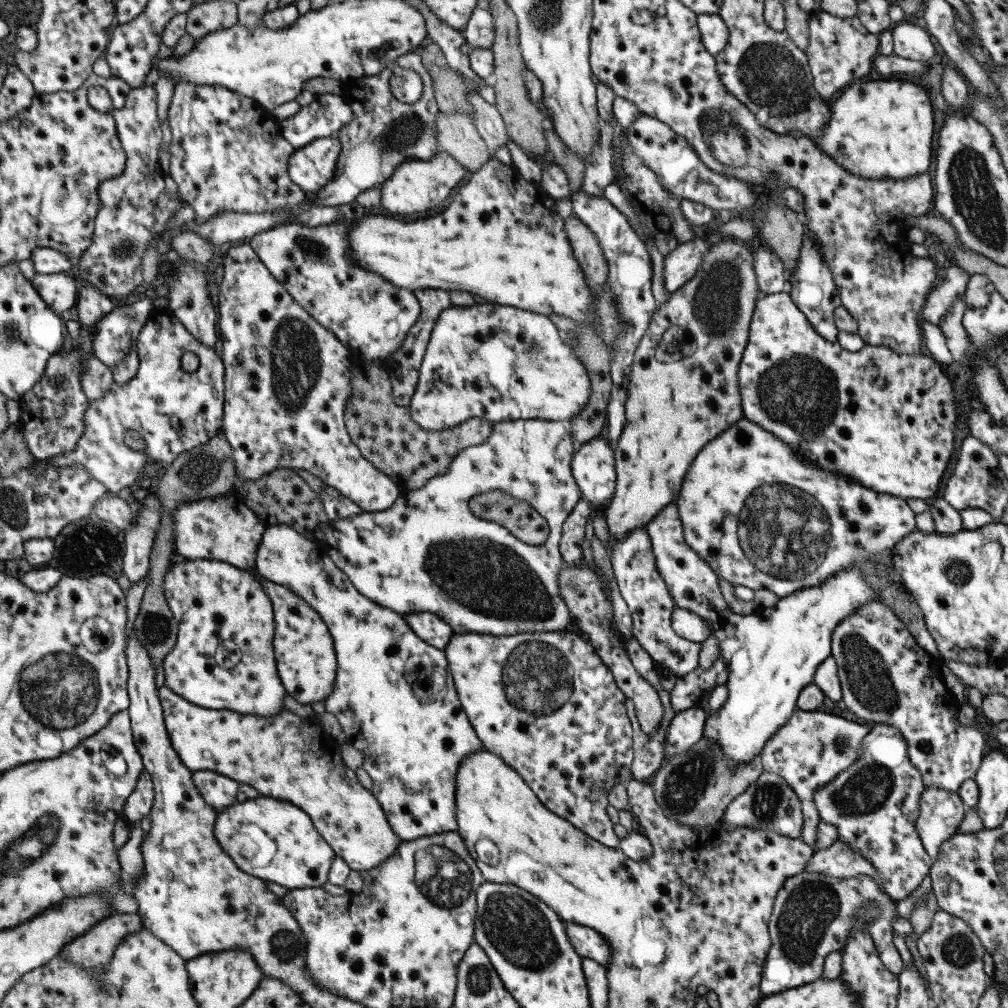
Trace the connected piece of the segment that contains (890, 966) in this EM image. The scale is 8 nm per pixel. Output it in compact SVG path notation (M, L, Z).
M803 871L787 878L776 892L767 924L771 946L763 961L760 995L781 992L818 980L825 956L829 952L841 950L845 945L845 937L852 928L854 911L868 904L876 904L878 915L871 924L863 927L871 937L883 967L899 975L904 966L891 942L891 918L896 912L896 904L888 894L867 876L841 879Z

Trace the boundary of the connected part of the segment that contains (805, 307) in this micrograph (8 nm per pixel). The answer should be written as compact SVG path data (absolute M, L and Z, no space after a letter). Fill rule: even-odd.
M804 230L797 266L793 268L786 291L792 298L793 304L805 315L813 330L816 330L817 335L829 342L835 341L838 330L833 322L833 312L840 306L841 300L839 300L835 284L833 284L829 266L821 260L817 246L813 242L813 234L809 230Z

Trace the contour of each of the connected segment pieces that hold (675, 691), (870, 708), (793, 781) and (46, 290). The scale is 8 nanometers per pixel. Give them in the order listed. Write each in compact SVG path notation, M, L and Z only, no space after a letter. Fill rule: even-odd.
M723 658L715 659L709 669L694 668L691 672L677 677L669 693L669 706L678 713L699 705L703 694L713 687L723 685L727 681L727 668Z
M869 601L869 603L859 605L857 609L853 609L853 613L849 613L849 616L837 623L836 629L832 630L830 639L830 655L833 657L837 668L837 676L839 678L840 691L842 694L841 702L843 702L857 718L867 720L867 722L874 722L875 724L892 726L901 734L902 740L905 741L906 744L907 758L909 758L909 762L915 766L915 770L918 770L924 788L939 788L947 792L956 792L957 788L961 786L961 782L974 777L983 756L983 736L973 725L963 726L963 724L957 722L955 715L957 715L960 704L952 701L950 693L943 684L943 678L941 678L940 673L941 661L930 653L925 652L925 650L915 642L912 635L905 629L905 624L893 614L893 611L889 607L877 601Z
M795 709L787 722L771 738L767 738L759 758L765 772L773 772L789 784L798 796L802 812L801 842L813 847L815 829L821 820L813 802L813 790L835 778L861 755L861 739L869 732L867 725L847 720L839 715L822 711L804 711Z
M73 273L37 274L30 279L41 300L56 313L72 310L76 304L78 281Z

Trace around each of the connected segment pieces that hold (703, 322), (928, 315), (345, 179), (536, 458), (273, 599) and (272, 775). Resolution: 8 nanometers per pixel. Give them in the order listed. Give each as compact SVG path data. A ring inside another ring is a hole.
M720 239L712 244L701 257L701 265L693 277L675 292L668 293L667 301L653 311L651 321L634 350L624 404L625 425L613 449L616 472L614 494L601 509L611 538L605 550L609 550L617 539L625 537L625 533L633 527L647 524L665 505L675 502L681 481L701 447L743 419L736 375L747 344L748 326L758 290L749 248L733 239ZM669 325L683 325L694 336L696 348L694 354L677 362L658 362L654 358L655 349Z
M955 264L947 267L948 274L941 280L941 284L936 285L935 289L926 296L920 312L920 319L937 327L941 316L947 313L949 306L964 294L970 276Z
M417 50L401 54L395 66L413 70L419 75L422 82L419 103L399 102L391 95L389 78L392 68L383 68L379 74L373 76L359 76L341 81L339 96L351 107L353 118L335 134L341 151L336 160L335 174L319 193L307 195L305 203L317 207L353 204L357 194L383 184L401 162L429 160L438 152L435 124L438 106L431 88L431 77Z
M539 419L495 421L492 424L491 434L489 434L485 442L459 450L455 458L450 462L445 474L430 478L422 488L414 490L399 489L398 498L385 510L377 512L362 511L361 514L353 514L351 518L341 518L341 520L329 522L323 538L325 544L327 544L327 556L341 572L345 573L349 582L365 598L403 615L417 613L436 614L451 628L454 634L474 632L491 636L505 636L519 633L566 631L570 629L571 623L567 605L557 594L557 574L561 572L561 564L565 563L559 554L558 542L565 517L573 510L577 501L582 498L570 470L571 457L576 448L573 438L569 436L566 422ZM491 490L501 490L502 492L507 492L513 498L527 502L531 508L534 508L545 519L549 529L543 544L537 546L525 544L525 542L521 542L513 534L507 532L505 528L501 528L499 524L491 524L487 520L479 520L479 518L471 516L471 512L467 508L467 500L477 494L484 494Z
M255 568L248 570L261 582L265 596L273 608L273 656L277 676L286 694L299 704L313 704L325 700L333 690L337 670L333 641L319 614L287 587L275 584L262 577Z
M162 685L158 689L164 728L172 742L181 764L191 771L210 770L227 778L250 784L266 797L289 801L309 815L321 839L335 856L341 857L350 870L359 873L372 872L387 857L393 855L401 840L393 833L385 818L386 814L373 797L357 781L353 770L343 763L337 746L323 728L312 720L304 720L285 708L273 718L261 718L253 714L239 714L231 710L204 709L179 697Z

